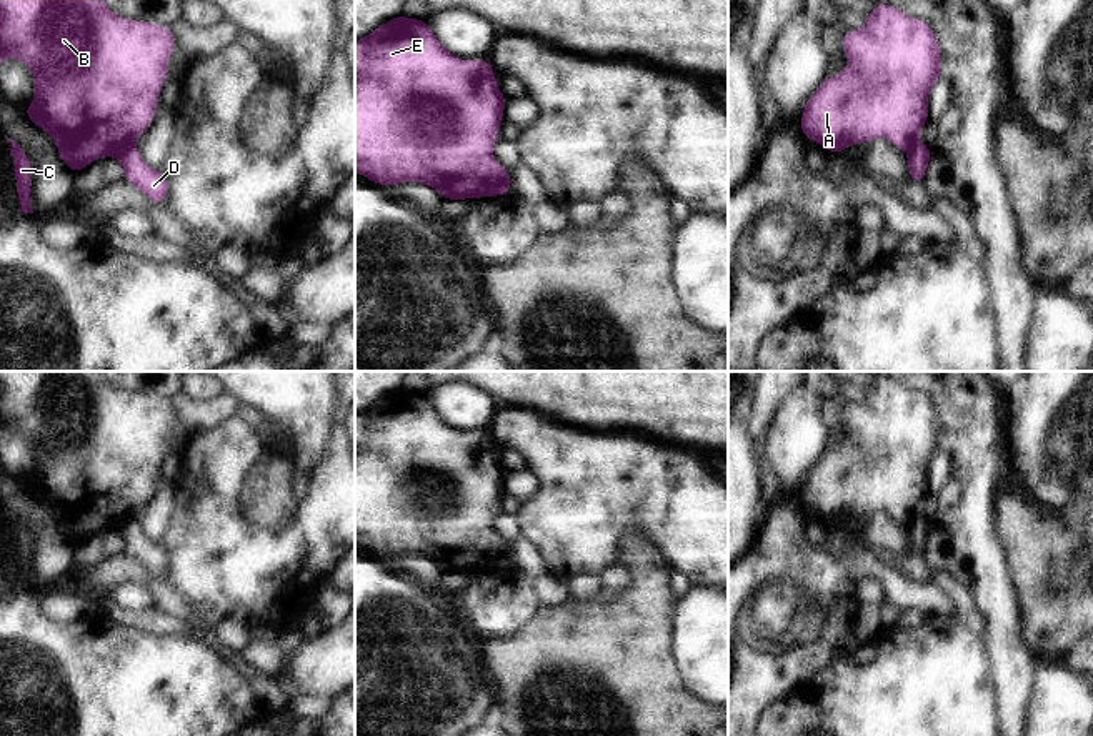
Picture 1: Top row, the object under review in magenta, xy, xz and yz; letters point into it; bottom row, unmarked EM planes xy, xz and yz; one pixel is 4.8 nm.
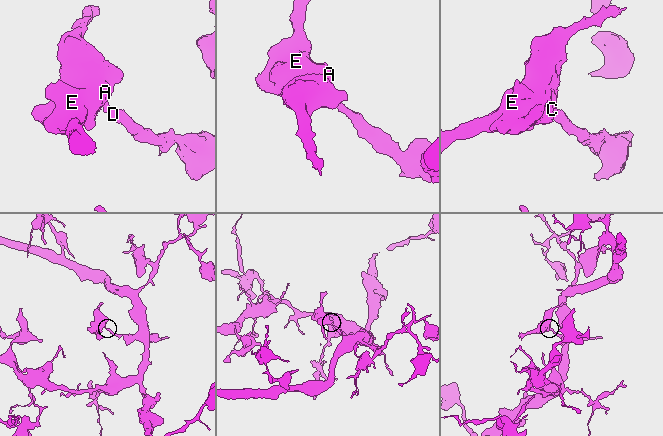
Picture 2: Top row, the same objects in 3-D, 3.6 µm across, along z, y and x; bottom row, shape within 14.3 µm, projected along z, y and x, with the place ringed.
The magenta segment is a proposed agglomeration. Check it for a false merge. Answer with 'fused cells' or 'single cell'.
fused cells

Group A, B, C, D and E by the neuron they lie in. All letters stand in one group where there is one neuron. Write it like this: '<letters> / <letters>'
A B C E / D

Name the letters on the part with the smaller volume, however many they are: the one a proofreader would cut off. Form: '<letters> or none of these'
A, B, C, E

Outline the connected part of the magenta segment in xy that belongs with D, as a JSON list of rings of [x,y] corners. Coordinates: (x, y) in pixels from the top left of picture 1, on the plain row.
[[[125,518],[117,530],[123,540],[125,554],[133,556],[150,574],[165,578],[167,550],[160,543],[152,543],[143,536],[138,520]]]

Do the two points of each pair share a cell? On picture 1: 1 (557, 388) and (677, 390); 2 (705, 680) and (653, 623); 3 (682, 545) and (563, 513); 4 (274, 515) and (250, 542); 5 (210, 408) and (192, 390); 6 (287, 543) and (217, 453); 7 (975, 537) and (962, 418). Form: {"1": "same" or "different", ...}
{"1": "same", "2": "different", "3": "same", "4": "different", "5": "different", "6": "same", "7": "same"}

